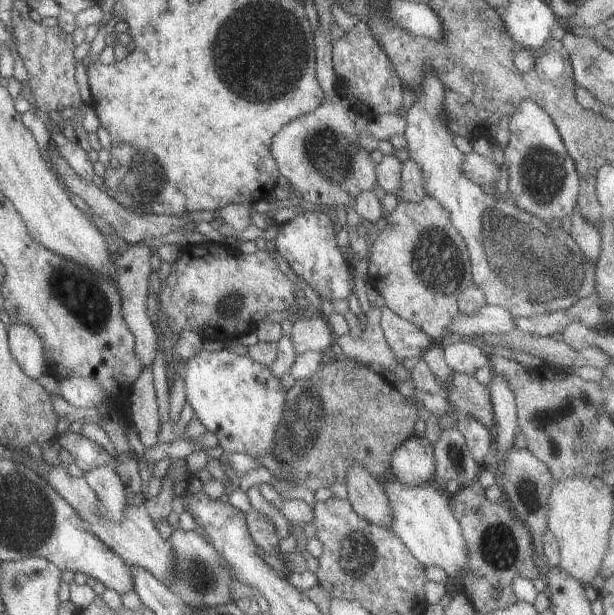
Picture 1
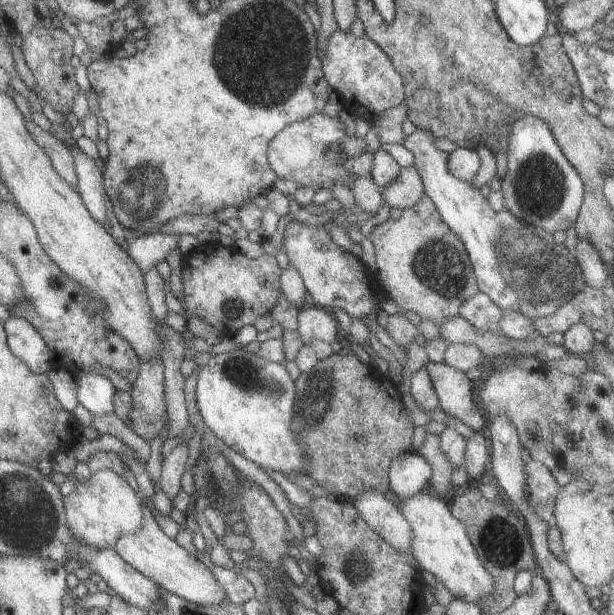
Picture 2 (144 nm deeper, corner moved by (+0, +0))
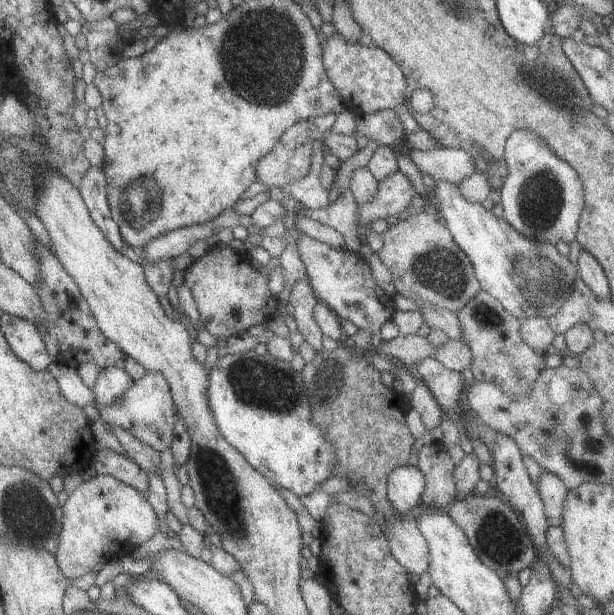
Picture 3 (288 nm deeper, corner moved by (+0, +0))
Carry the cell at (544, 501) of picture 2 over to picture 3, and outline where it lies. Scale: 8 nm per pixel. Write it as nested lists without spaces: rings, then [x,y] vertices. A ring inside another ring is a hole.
[[[541,470],[537,478],[537,492],[545,508],[545,518],[549,528],[557,528],[561,524],[561,510],[563,510],[563,498],[569,492],[569,488],[561,482],[559,476]]]

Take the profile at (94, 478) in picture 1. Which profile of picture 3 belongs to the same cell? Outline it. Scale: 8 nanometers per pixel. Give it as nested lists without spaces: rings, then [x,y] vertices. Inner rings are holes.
[[[93,476],[81,482],[63,502],[63,520],[59,530],[59,544],[55,554],[59,572],[71,582],[77,576],[91,572],[95,564],[105,564],[111,558],[131,554],[141,542],[147,542],[159,532],[159,518],[149,506],[143,492],[123,484],[113,476]]]

